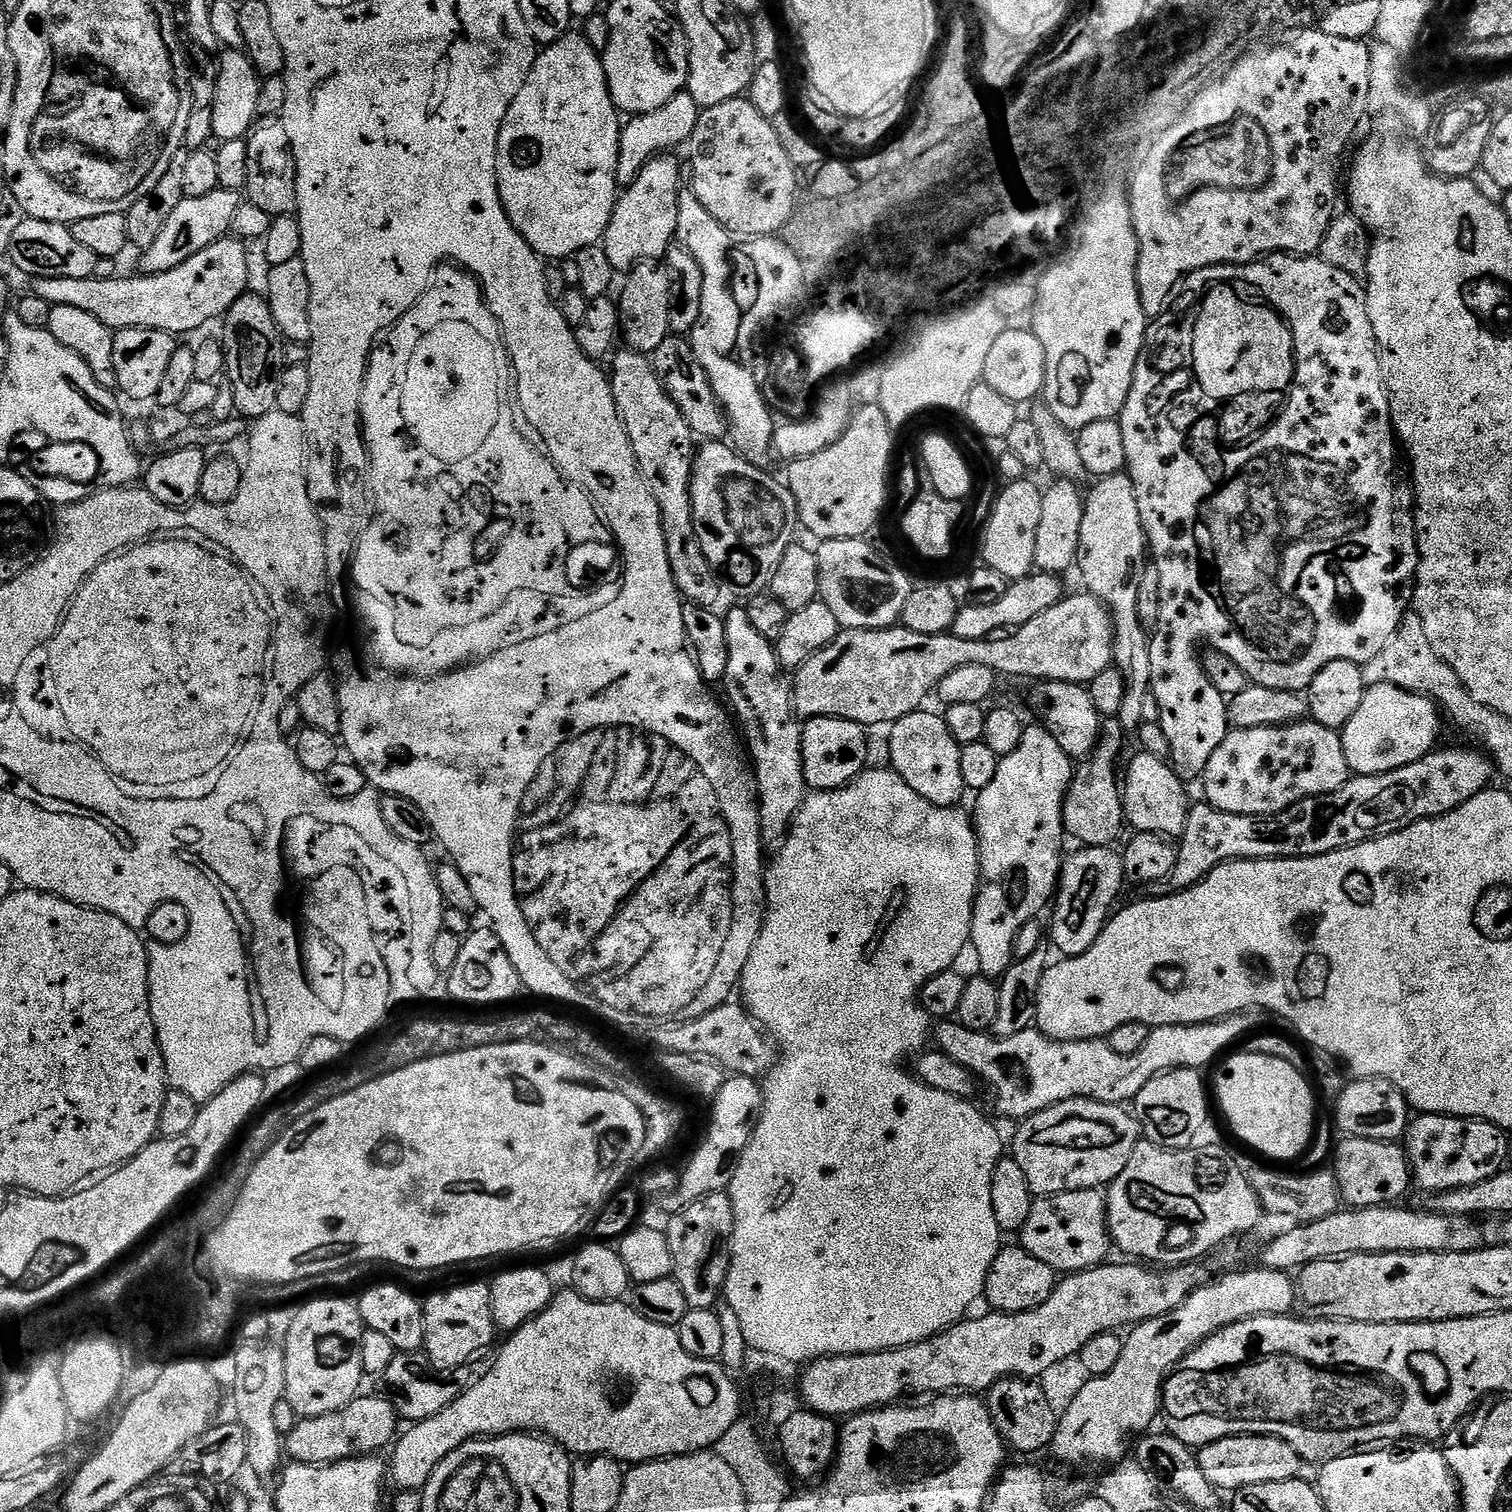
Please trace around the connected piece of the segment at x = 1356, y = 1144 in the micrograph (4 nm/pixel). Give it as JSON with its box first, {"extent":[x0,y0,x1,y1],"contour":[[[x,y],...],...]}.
{"extent":[1336,1139,1410,1209],"contour":[[[1341,1139],[1336,1148],[1336,1185],[1340,1187],[1340,1199],[1349,1209],[1388,1206],[1410,1188],[1408,1157],[1396,1142],[1383,1140]]]}

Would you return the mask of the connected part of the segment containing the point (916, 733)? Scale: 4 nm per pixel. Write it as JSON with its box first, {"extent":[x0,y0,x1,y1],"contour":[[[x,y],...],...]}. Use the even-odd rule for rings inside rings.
{"extent":[888,710,966,808],"contour":[[[927,710],[912,712],[909,716],[891,725],[888,736],[888,756],[892,771],[896,772],[910,790],[922,794],[926,802],[937,804],[943,808],[959,805],[960,795],[966,789],[962,782],[962,762],[960,749],[962,745],[956,741],[954,734],[946,726],[943,715]]]}

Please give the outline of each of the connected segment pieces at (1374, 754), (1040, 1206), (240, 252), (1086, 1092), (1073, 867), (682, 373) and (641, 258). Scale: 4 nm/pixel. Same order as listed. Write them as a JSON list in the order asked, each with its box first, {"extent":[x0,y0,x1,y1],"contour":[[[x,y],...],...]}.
[{"extent":[1342,684,1440,776],"contour":[[[1374,684],[1365,691],[1362,706],[1354,713],[1354,718],[1342,729],[1346,762],[1357,776],[1377,776],[1390,770],[1398,770],[1410,762],[1418,762],[1437,747],[1436,735],[1440,732],[1438,705],[1430,696],[1419,696],[1402,690],[1393,684]]]},{"extent":[1018,1188,1110,1274],"contour":[[[1087,1188],[1037,1199],[1030,1210],[1030,1218],[1026,1218],[1026,1226],[1019,1230],[1018,1239],[1019,1247],[1034,1254],[1038,1262],[1049,1264],[1057,1274],[1084,1272],[1105,1263],[1110,1249],[1105,1193]]]},{"extent":[31,238,248,334],"contour":[[[236,238],[216,240],[206,250],[198,250],[174,270],[135,274],[110,280],[90,278],[50,278],[37,276],[31,281],[31,295],[46,298],[53,306],[75,306],[94,314],[107,328],[149,328],[173,334],[196,332],[211,320],[219,321],[229,306],[245,295],[248,284],[248,252]]]},{"extent":[934,1011,1262,1122],"contour":[[[1259,1011],[1239,1012],[1233,1016],[1223,1016],[1220,1020],[1212,1020],[1208,1024],[1158,1026],[1149,1031],[1146,1042],[1134,1054],[1114,1054],[1114,1050],[1110,1050],[1110,1046],[1103,1039],[1051,1040],[1039,1030],[997,1038],[991,1034],[972,1032],[958,1022],[941,1023],[937,1032],[935,1029],[934,1040],[936,1036],[937,1042],[940,1043],[937,1044],[939,1051],[954,1058],[954,1062],[967,1068],[983,1087],[984,1084],[988,1087],[988,1092],[992,1095],[992,1104],[1002,1115],[1009,1116],[1010,1119],[1016,1120],[1015,1122],[1023,1122],[1036,1112],[1067,1100],[1097,1100],[1103,1104],[1127,1105],[1127,1100],[1128,1103],[1135,1101],[1136,1095],[1140,1093],[1142,1086],[1146,1086],[1146,1082],[1163,1072],[1173,1072],[1179,1068],[1204,1070],[1215,1056],[1223,1057],[1235,1040],[1243,1041],[1249,1034],[1255,1033],[1259,1029],[1256,1027],[1259,1026],[1260,1019],[1262,1016]]]},{"extent":[1050,846,1126,958],"contour":[[[1080,846],[1076,849],[1073,856],[1063,857],[1054,903],[1050,908],[1052,944],[1064,958],[1081,956],[1090,950],[1090,946],[1094,946],[1110,919],[1112,903],[1119,898],[1120,891],[1126,888],[1122,858],[1115,847]]]},{"extent":[650,334,726,442],"contour":[[[670,334],[664,339],[662,346],[658,346],[658,350],[651,353],[650,359],[653,372],[662,382],[674,406],[678,406],[682,418],[686,418],[686,426],[690,426],[693,437],[704,442],[719,441],[725,435],[726,421],[707,374],[692,355],[691,343],[687,339]]]},{"extent":[602,156,682,270],"contour":[[[654,156],[619,193],[602,241],[613,270],[631,270],[638,264],[659,261],[673,247],[682,185],[680,164],[672,156]]]}]

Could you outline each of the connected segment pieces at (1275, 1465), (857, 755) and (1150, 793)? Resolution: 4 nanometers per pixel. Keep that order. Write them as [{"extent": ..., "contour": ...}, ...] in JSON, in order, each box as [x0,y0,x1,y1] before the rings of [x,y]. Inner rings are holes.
[{"extent":[1194,1436,1302,1490],"contour":[[[1228,1436],[1225,1440],[1215,1440],[1203,1445],[1194,1457],[1207,1482],[1217,1490],[1235,1490],[1258,1486],[1262,1482],[1294,1480],[1297,1479],[1302,1463],[1294,1446],[1277,1436]]]},{"extent":[800,716,869,792],"contour":[[[814,716],[805,719],[800,730],[805,785],[817,792],[847,788],[848,783],[860,775],[869,763],[868,736],[864,732],[867,732],[865,725],[833,716]]]},{"extent":[1122,750,1190,838],"contour":[[[1143,750],[1137,751],[1137,753],[1137,756],[1129,762],[1128,769],[1126,769],[1125,772],[1122,772],[1124,819],[1129,825],[1130,823],[1133,824],[1133,829],[1135,829],[1136,832],[1149,832],[1150,834],[1154,834],[1155,836],[1162,836],[1165,838],[1178,838],[1182,834],[1182,830],[1184,829],[1184,826],[1186,824],[1186,814],[1188,813],[1190,807],[1190,799],[1188,800],[1187,794],[1184,793],[1184,788],[1186,788],[1185,781],[1181,780],[1180,777],[1176,775],[1176,772],[1173,770],[1171,763],[1169,763],[1167,759],[1160,759],[1154,754],[1148,753]]]}]

